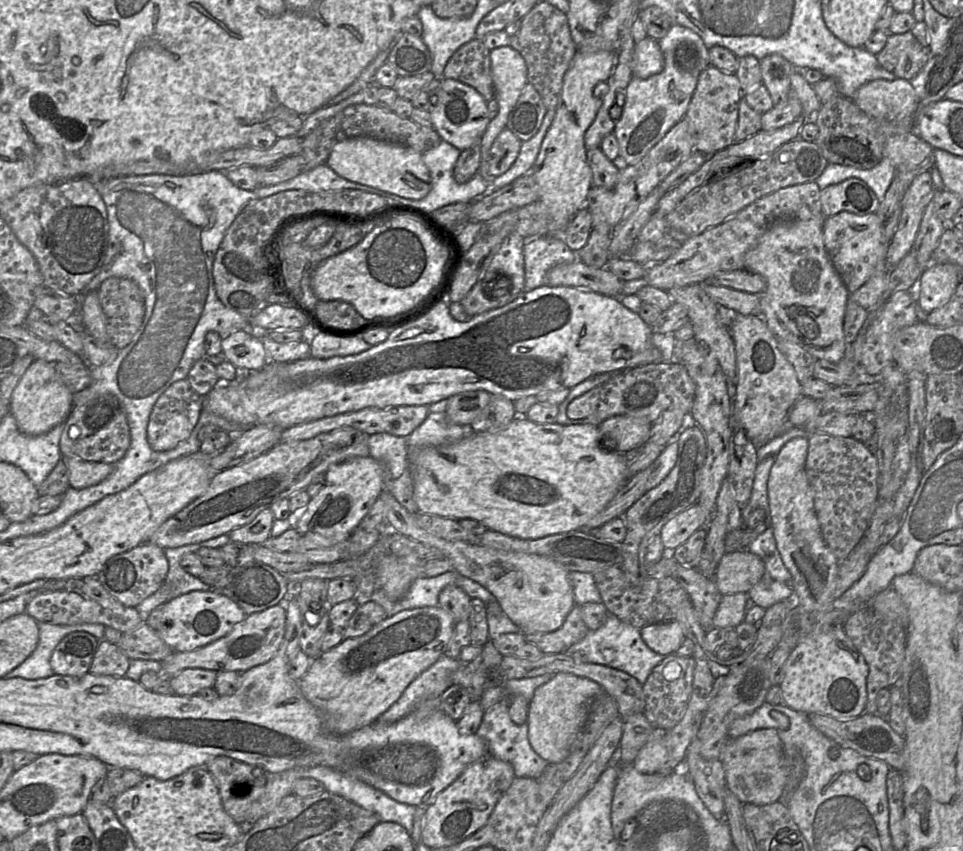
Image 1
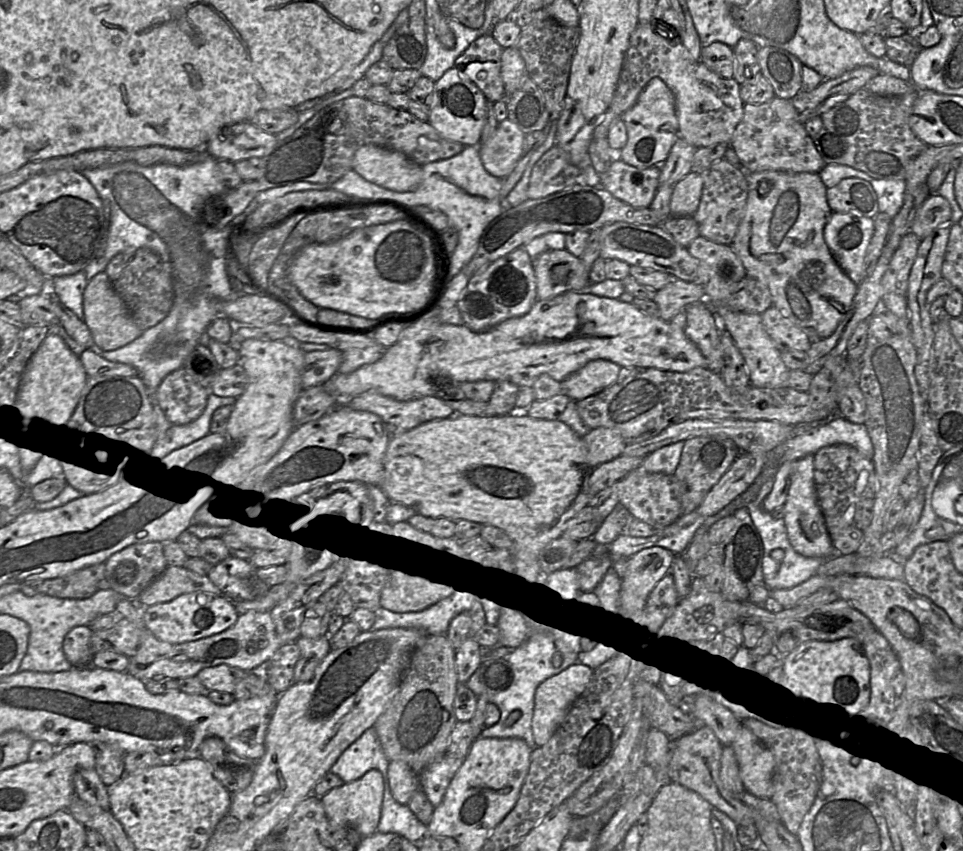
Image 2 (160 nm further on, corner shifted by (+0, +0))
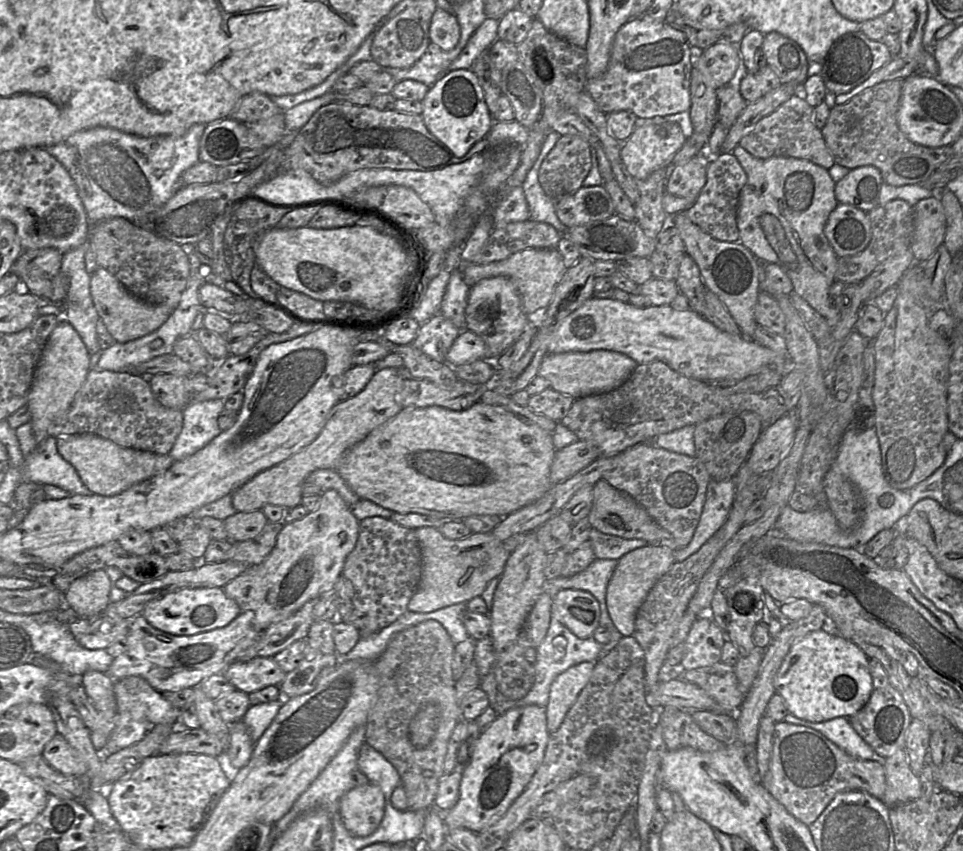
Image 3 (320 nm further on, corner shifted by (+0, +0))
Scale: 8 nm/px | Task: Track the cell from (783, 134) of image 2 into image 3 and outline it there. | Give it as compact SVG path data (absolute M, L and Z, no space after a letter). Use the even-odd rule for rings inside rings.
M797 91L797 94L774 112L759 120L738 145L756 158L791 157L808 160L828 170L835 164L833 156L824 141L821 129L812 121L813 107L799 95L800 92Z

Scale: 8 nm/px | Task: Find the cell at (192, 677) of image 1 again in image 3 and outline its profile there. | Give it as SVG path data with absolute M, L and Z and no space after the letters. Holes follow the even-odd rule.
M256 657L247 661L235 661L223 674L236 690L250 694L267 686L279 686L286 673L273 657Z

